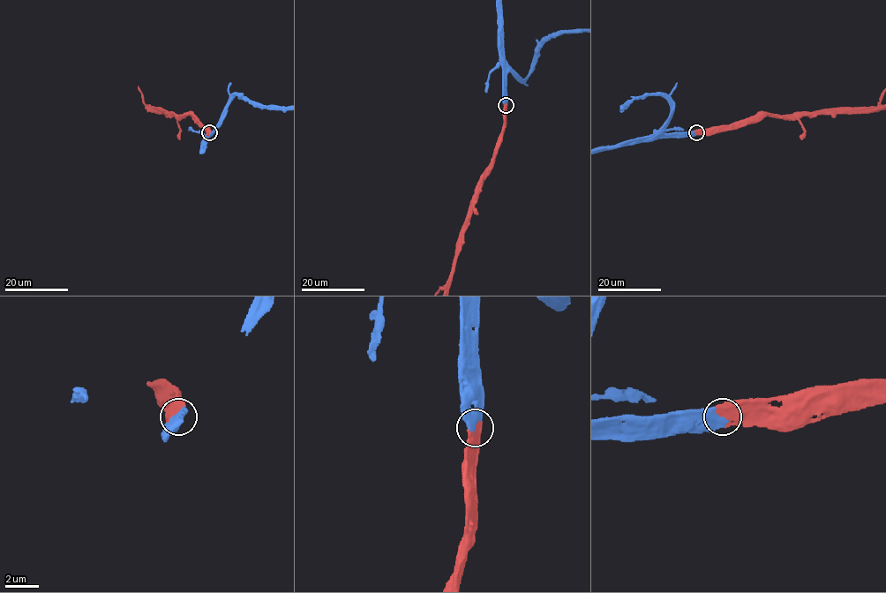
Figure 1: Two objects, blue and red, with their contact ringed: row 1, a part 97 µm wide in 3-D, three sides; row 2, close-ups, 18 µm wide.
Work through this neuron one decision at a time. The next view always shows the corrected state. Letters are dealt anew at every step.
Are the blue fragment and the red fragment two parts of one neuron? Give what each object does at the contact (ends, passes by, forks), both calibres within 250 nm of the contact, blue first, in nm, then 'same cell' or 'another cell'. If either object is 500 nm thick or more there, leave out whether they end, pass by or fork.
500/550 nm | same cell

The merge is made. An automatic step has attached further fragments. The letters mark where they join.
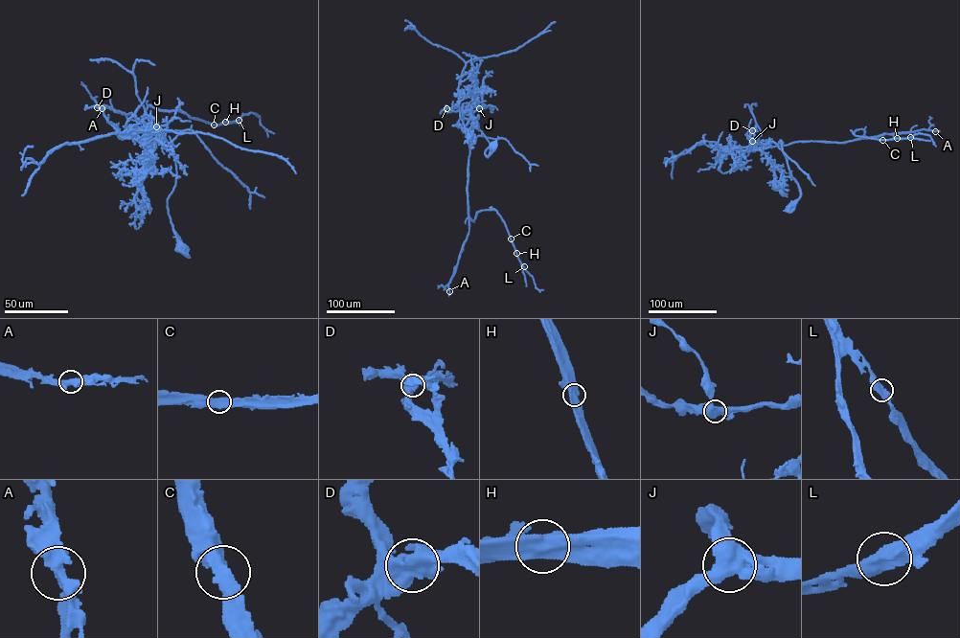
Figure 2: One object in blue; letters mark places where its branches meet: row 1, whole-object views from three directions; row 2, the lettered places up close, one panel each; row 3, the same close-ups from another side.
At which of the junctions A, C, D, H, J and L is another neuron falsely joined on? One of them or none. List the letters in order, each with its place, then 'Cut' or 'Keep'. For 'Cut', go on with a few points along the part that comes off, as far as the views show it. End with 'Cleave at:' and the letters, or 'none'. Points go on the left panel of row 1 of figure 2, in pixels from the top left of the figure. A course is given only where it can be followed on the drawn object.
A: Place: (102, 108). Keep
C: Place: (214, 125). Keep
D: Place: (97, 107). Keep
H: Place: (225, 122). Keep
J: Place: (156, 126). Keep
L: Place: (239, 120). Keep
Cleave at: none

